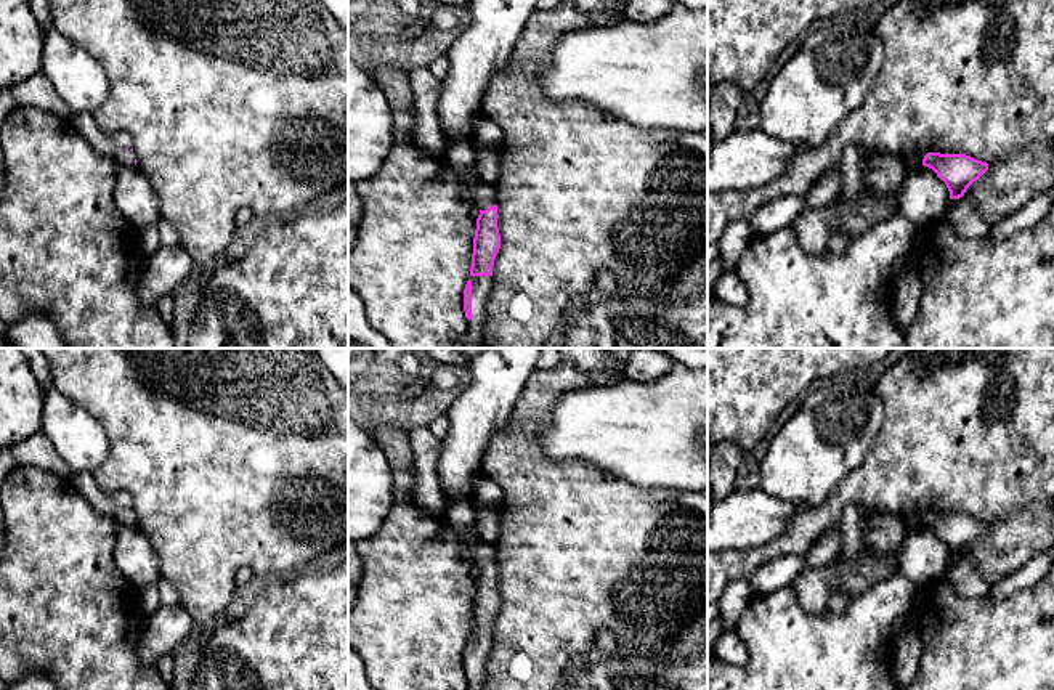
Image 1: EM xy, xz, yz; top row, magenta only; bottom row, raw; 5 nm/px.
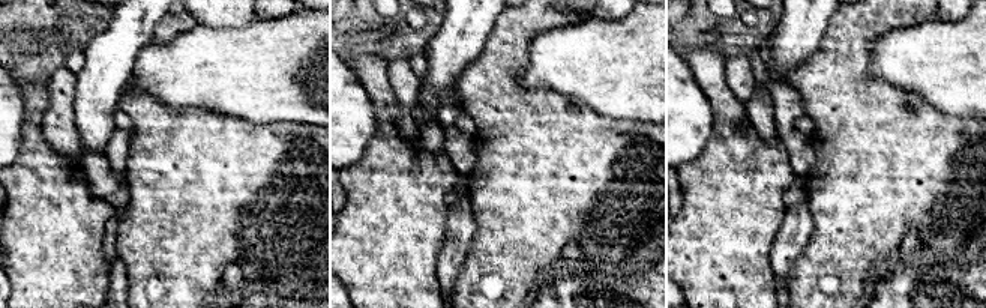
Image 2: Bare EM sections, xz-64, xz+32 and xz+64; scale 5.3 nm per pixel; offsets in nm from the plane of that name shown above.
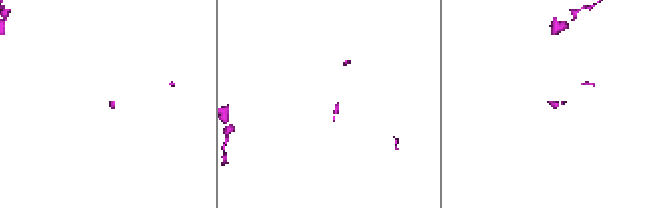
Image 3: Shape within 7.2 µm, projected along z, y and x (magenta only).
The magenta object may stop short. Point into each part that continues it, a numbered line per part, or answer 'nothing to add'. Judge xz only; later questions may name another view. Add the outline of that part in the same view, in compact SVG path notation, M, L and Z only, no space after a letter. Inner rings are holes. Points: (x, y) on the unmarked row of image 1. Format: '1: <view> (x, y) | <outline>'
1: xz (459, 515) | M448 499L444 520L470 549L470 565L488 570L496 563L494 546L483 542L475 530L475 507L470 502Z
2: xz (480, 644) | M470 635L472 640L472 679L467 690L484 690L486 660L493 645L493 635Z

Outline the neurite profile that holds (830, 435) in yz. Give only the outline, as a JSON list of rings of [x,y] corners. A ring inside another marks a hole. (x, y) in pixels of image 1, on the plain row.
[[[839,377],[812,387],[764,454],[759,486],[786,504],[820,505],[863,464],[882,422],[874,388]]]

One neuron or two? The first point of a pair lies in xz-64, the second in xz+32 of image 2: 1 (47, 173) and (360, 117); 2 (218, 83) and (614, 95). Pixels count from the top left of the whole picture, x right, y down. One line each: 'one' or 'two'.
1: two
2: one

